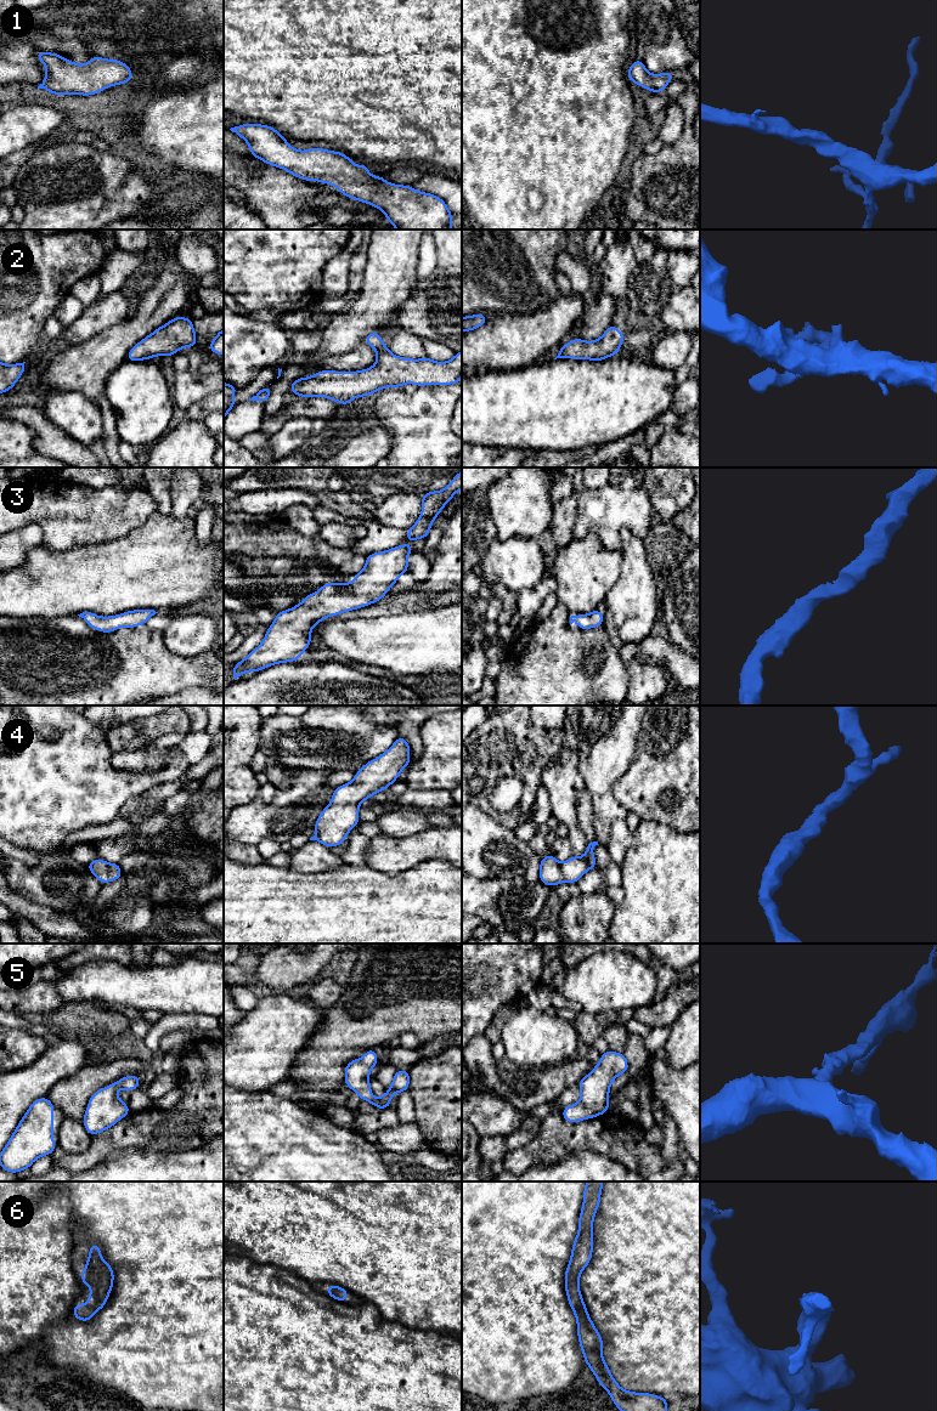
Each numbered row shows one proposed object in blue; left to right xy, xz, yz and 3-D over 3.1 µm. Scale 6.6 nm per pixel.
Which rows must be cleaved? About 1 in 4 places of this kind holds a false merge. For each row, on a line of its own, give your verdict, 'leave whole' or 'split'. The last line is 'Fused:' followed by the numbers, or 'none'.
1: leave whole
2: leave whole
3: leave whole
4: leave whole
5: leave whole
6: leave whole
Fused: none

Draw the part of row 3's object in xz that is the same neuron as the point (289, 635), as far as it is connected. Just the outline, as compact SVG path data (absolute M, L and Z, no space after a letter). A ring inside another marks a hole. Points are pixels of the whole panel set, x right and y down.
M402 544L386 551L369 554L366 559L365 568L354 576L351 584L344 580L339 584L326 583L318 591L305 596L299 605L276 613L276 618L267 629L263 642L243 661L235 664L235 680L247 672L258 673L273 664L299 661L300 654L307 650L312 640L311 629L316 624L327 617L357 610L383 599L388 590L397 582L397 578L402 573L408 572L407 556L413 551L408 544Z

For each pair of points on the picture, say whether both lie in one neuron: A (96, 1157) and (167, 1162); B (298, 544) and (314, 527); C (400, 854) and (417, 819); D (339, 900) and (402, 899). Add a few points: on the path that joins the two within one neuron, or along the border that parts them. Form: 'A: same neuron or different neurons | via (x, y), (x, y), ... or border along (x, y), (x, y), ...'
A: different neurons | border along (133, 1148), (117, 1151), (89, 1168)
B: different neurons | border along (284, 517), (300, 533), (306, 536), (317, 534)
C: different neurons | border along (433, 825), (400, 837), (380, 834)
D: same neuron | via (355, 900), (387, 900)

